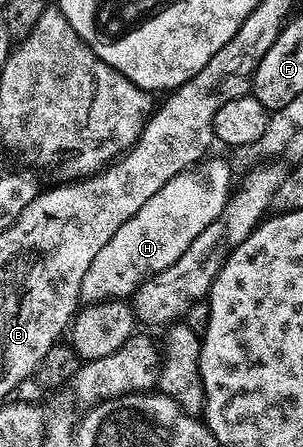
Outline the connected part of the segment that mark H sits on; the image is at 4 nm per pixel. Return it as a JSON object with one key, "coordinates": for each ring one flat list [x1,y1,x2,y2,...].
{"coordinates":[[210,161,202,166,203,177,188,171,169,179,157,195,141,206,137,215,117,227,117,235,97,251,93,263,89,263,89,271,85,271,85,279,81,279,80,302,90,306,130,298,143,281,177,262,193,239,221,215,233,193,231,169,223,161]]}

